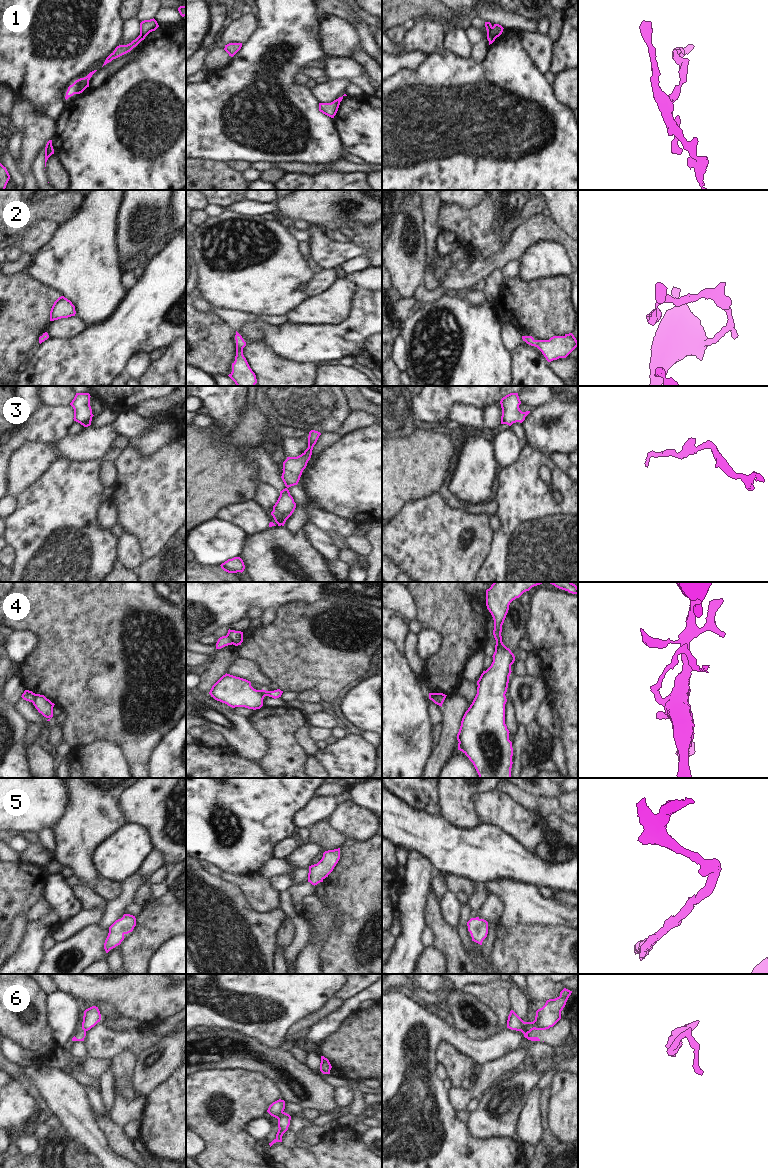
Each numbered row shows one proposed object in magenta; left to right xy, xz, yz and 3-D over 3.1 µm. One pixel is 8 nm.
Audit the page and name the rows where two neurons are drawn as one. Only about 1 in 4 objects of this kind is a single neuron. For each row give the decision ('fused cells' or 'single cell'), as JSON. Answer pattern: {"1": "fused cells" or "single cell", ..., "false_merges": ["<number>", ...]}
{"1": "fused cells", "2": "single cell", "3": "single cell", "4": "fused cells", "5": "single cell", "6": "fused cells", "false_merges": ["1", "4", "6"]}

